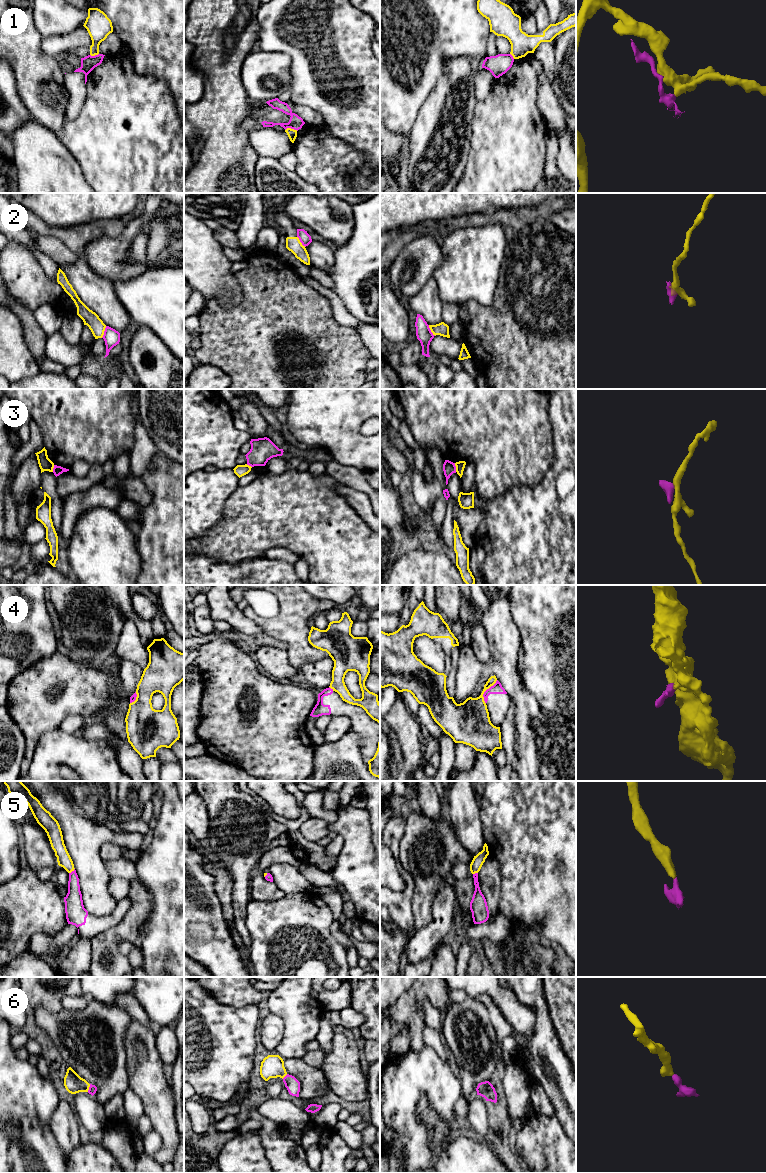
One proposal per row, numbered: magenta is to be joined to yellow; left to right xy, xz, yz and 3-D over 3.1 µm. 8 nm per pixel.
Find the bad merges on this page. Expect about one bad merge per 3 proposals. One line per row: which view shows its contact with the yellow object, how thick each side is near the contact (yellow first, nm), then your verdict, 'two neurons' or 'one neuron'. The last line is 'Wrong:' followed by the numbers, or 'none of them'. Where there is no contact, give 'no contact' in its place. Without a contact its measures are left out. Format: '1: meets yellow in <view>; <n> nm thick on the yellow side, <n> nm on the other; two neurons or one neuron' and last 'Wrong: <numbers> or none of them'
1: meets yellow in xz; 80 nm thick on the yellow side, 110 nm on the other; two neurons
2: meets yellow in xy; 120 nm thick on the yellow side, 130 nm on the other; two neurons
3: meets yellow in yz; 70 nm thick on the yellow side, 100 nm on the other; two neurons
4: meets yellow in yz; 280 nm thick on the yellow side, 90 nm on the other; two neurons
5: meets yellow in xy; 120 nm thick on the yellow side, 140 nm on the other; one neuron
6: meets yellow in xy; 150 nm thick on the yellow side, 70 nm on the other; one neuron
Wrong: 1, 2, 3, 4

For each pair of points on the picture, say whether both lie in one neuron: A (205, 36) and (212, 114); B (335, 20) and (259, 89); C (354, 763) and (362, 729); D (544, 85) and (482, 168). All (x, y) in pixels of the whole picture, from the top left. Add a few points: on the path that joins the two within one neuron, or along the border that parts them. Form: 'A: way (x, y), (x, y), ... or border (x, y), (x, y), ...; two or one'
A: way (214, 55), (214, 95); one
B: border (269, 51), (281, 51), (290, 57), (291, 83); two
C: border (352, 729), (360, 737), (361, 752), (366, 760); two
D: border (540, 72), (537, 107), (545, 117); two

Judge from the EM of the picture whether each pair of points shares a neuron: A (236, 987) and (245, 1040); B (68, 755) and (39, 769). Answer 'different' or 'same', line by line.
A: different
B: same

